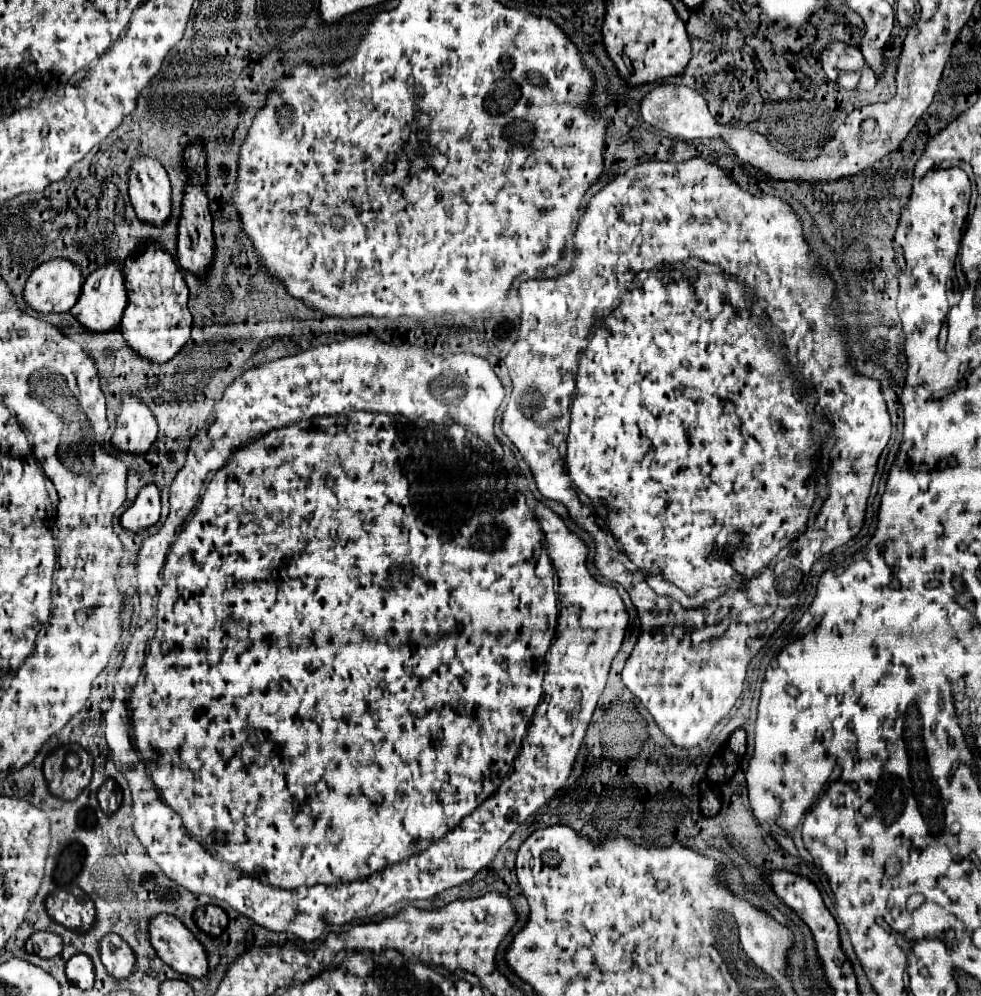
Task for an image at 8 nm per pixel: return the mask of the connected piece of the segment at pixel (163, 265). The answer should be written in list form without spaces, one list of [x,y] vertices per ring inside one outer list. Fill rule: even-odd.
[[[149,244],[123,266],[127,282],[127,308],[121,320],[121,334],[133,352],[153,364],[169,362],[191,336],[191,312],[187,308],[187,284],[175,260],[157,244]]]

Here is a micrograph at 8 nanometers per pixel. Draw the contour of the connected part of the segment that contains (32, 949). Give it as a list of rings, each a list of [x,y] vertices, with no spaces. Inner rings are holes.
[[[43,930],[35,932],[27,940],[27,946],[25,946],[25,950],[29,954],[37,954],[41,958],[53,958],[53,956],[57,956],[61,952],[61,948],[63,948],[61,938],[57,934],[53,934],[53,932],[43,932]]]

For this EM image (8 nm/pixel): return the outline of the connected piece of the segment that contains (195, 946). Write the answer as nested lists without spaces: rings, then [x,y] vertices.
[[[159,914],[149,924],[151,944],[157,956],[183,976],[203,978],[209,970],[207,952],[187,926],[169,914]]]

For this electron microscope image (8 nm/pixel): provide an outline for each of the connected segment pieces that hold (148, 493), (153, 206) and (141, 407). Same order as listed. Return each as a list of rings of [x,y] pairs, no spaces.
[[[155,484],[141,488],[135,504],[121,516],[121,526],[129,532],[139,532],[157,524],[161,514],[159,490]]]
[[[139,158],[129,170],[129,198],[139,220],[163,226],[171,216],[171,184],[163,166],[153,158]]]
[[[125,396],[121,402],[121,414],[117,428],[111,436],[111,446],[117,452],[129,452],[135,456],[147,454],[157,440],[157,422],[141,398]]]

